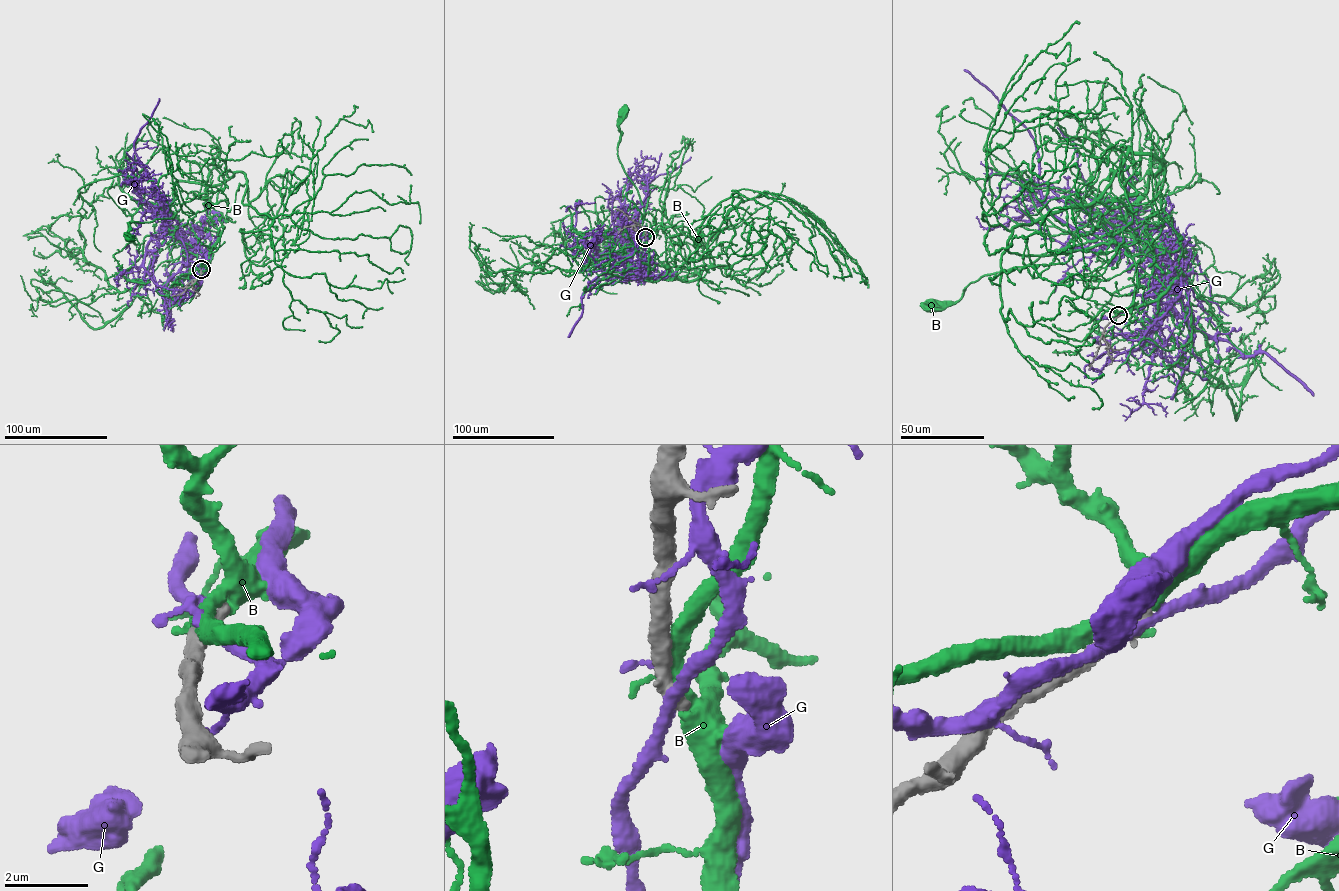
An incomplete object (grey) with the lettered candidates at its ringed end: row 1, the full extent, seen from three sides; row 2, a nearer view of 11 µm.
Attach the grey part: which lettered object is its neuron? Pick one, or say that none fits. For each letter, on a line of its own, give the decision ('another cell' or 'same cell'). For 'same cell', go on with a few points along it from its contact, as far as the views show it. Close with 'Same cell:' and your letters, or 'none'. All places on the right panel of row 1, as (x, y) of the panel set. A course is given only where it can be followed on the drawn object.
B: same cell; course (1118, 316), (1154, 302), (1177, 275), (1185, 276), (1117, 229), (987, 274), (957, 302), (931, 306)
G: another cell
Same cell: B

